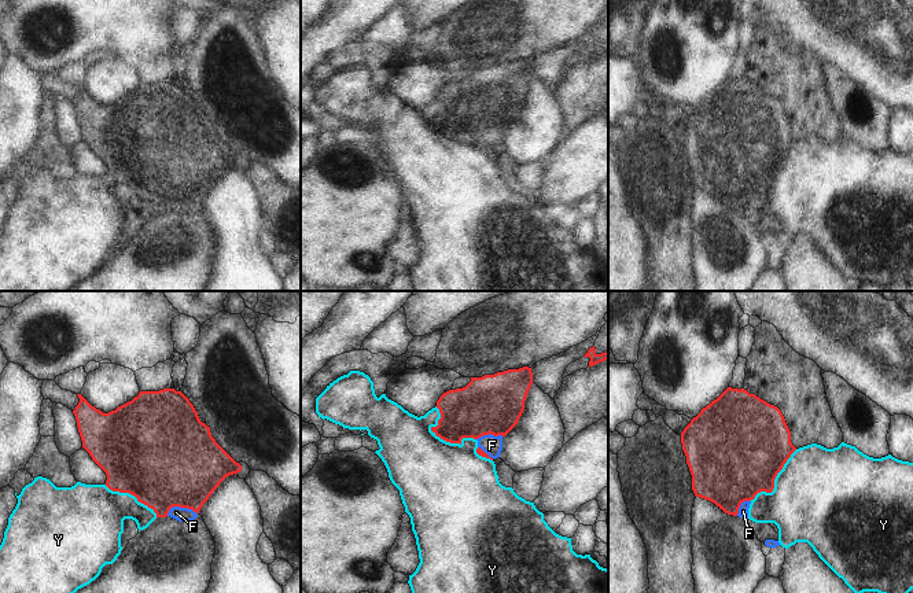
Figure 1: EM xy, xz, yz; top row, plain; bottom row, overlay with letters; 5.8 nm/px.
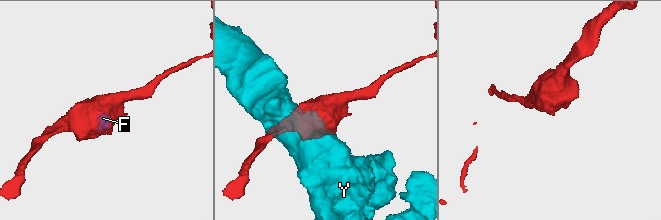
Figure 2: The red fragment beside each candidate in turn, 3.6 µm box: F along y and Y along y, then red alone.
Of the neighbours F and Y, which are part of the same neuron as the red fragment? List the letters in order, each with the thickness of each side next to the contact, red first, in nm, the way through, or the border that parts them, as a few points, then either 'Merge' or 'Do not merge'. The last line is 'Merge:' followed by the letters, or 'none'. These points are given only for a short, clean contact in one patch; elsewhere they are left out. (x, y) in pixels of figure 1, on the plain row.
F: Thickness 500 nm (red) against 80 nm. Path across: xy (180, 157), (180, 199), (176, 205). Merge
Y: Thickness 300 nm (red) against 480 nm. Do not merge
Merge: F

